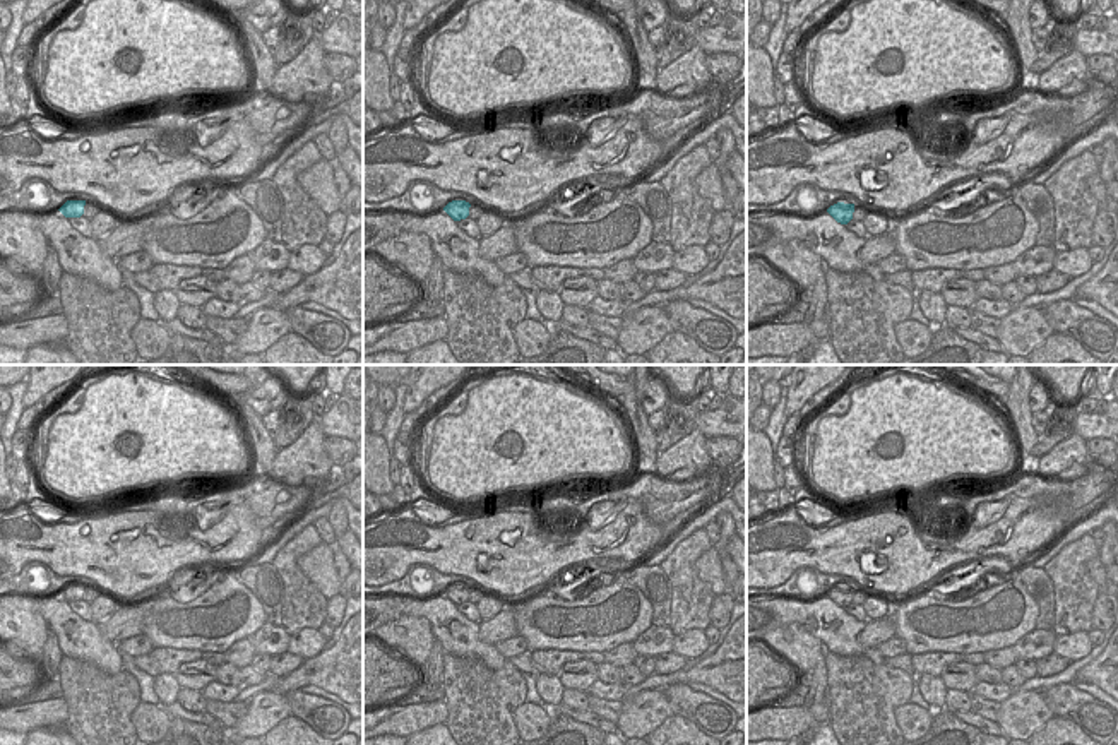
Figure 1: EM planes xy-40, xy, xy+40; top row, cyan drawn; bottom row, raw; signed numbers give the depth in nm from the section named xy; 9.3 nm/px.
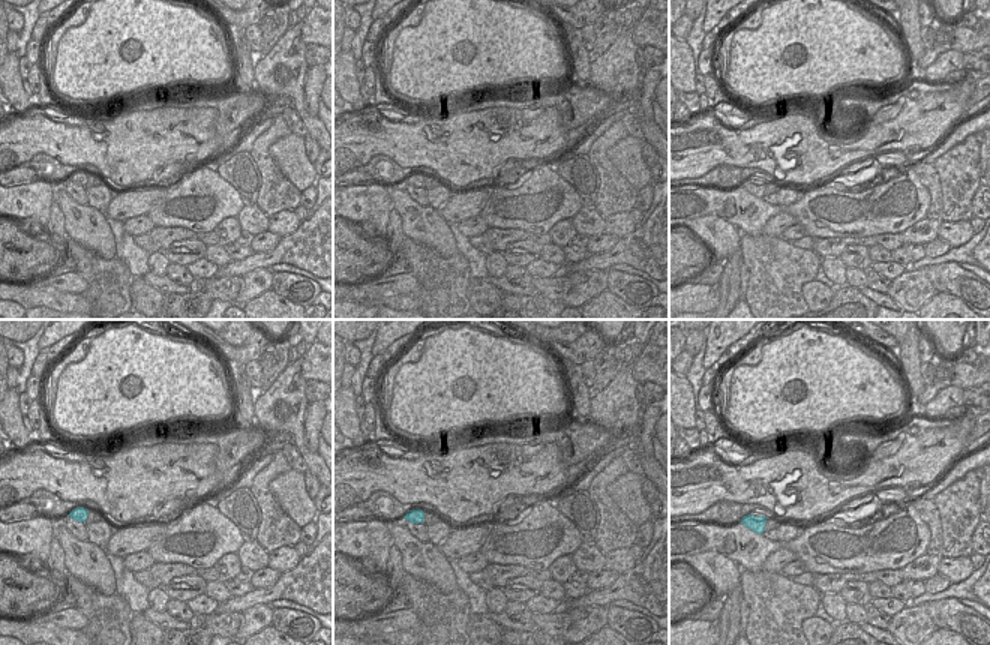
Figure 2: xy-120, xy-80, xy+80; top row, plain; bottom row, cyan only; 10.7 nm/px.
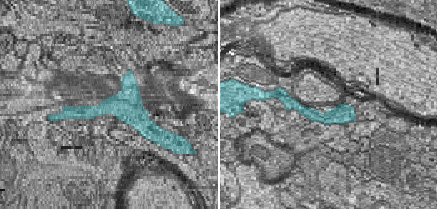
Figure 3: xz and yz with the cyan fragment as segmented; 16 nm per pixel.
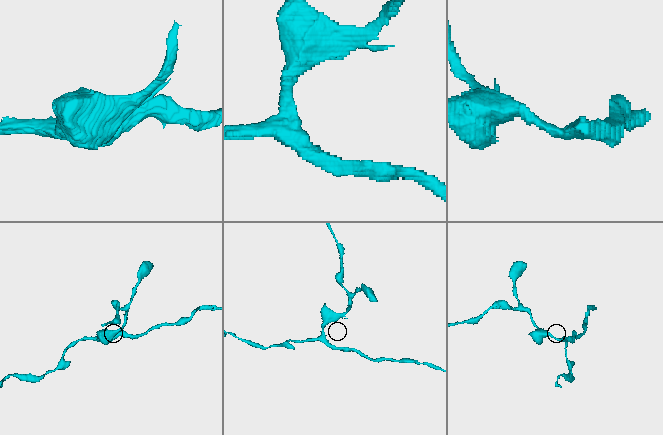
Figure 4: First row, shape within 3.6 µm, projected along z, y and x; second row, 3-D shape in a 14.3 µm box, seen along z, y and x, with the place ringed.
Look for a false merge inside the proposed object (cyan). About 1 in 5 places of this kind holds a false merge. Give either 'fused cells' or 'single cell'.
single cell

